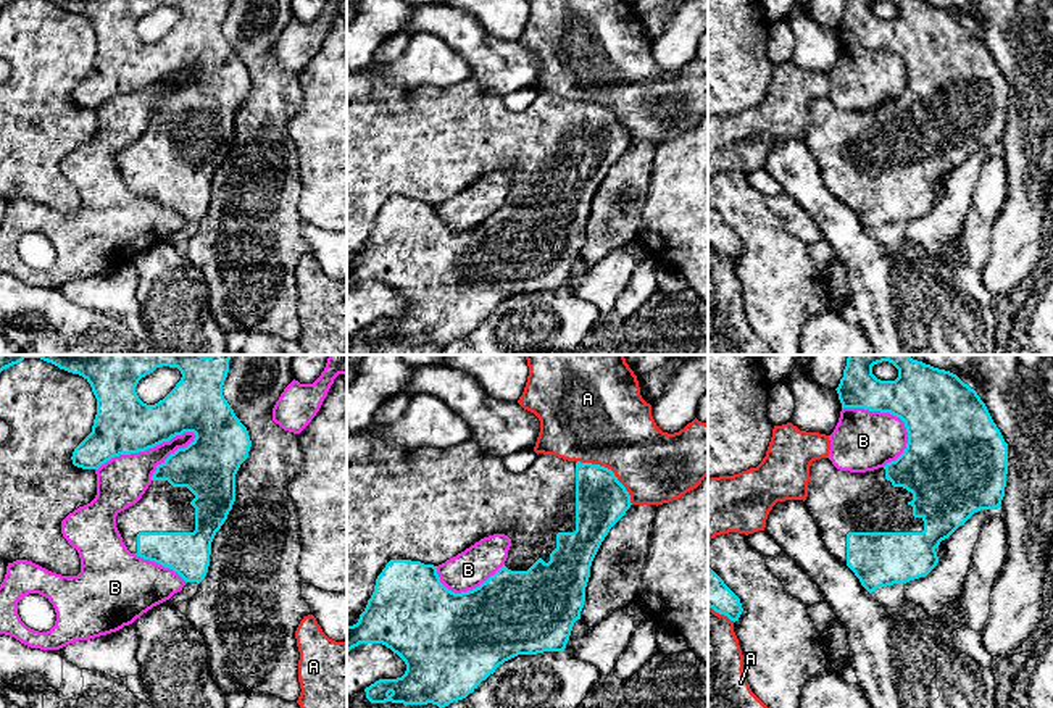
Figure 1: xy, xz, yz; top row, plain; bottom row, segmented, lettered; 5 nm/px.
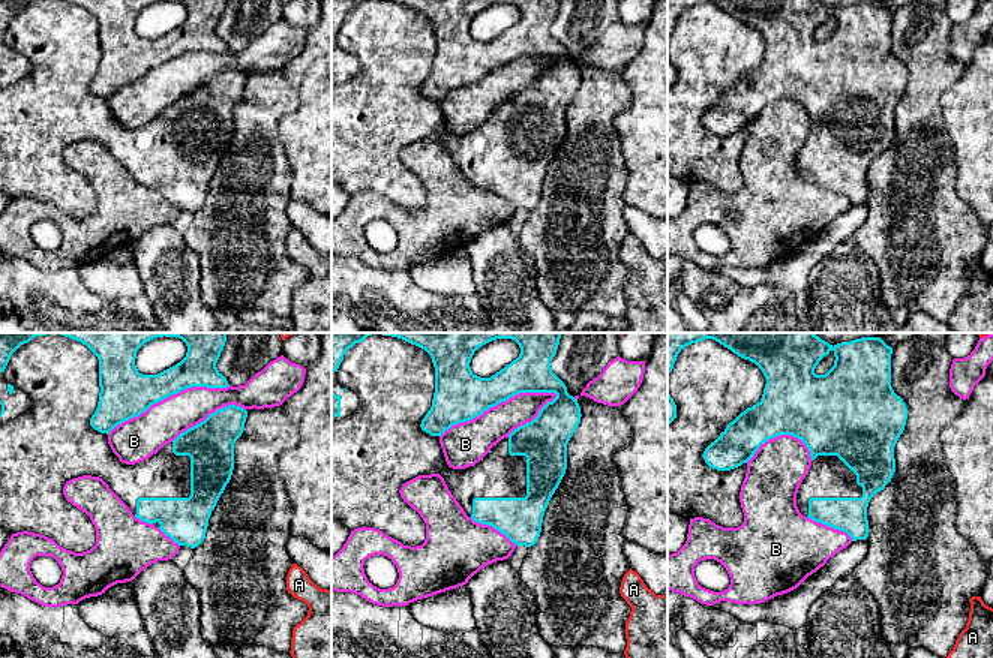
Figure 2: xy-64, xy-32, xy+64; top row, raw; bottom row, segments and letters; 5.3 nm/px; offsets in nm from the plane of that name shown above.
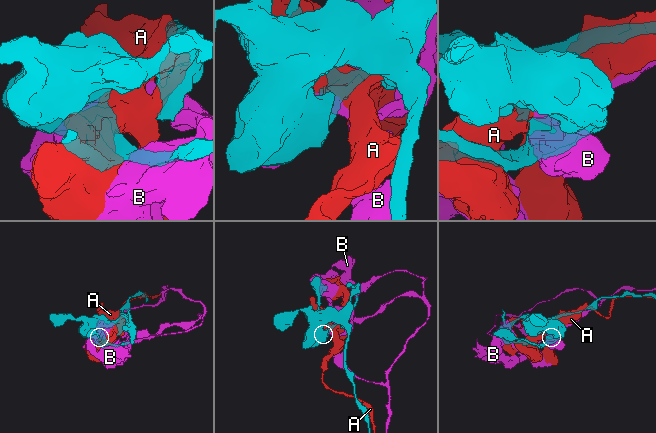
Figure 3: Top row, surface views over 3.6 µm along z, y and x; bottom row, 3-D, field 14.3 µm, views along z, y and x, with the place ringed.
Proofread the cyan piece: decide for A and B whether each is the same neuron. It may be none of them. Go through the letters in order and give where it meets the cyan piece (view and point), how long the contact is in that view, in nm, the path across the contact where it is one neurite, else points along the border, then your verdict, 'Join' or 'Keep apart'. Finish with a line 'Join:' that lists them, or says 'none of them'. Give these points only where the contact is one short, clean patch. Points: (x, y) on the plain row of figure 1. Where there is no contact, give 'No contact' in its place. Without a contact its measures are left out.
A: Touches cyan at xz (610, 108). Shared border 360 nm. Keep apart
B: Touches cyan at xy (145, 87). Shared border 550 nm. Keep apart
Join: none of them

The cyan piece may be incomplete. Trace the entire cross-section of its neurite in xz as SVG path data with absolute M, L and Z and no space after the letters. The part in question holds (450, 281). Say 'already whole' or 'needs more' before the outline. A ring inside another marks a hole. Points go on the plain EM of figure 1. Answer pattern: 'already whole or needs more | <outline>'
needs more | M360 68L347 74L347 290L360 282L382 282L397 292L406 303L406 310L402 316L379 318L366 326L366 337L371 342L432 342L442 348L453 340L466 337L500 303L518 294L564 290L572 264L581 258L592 200L610 168L626 153L631 144L631 134L626 126L611 108L600 103L576 102L555 94L539 92L526 110L514 113L505 106L502 97L484 92L472 77L448 87L406 87L397 81L387 82L374 77L369 68ZM493 173L505 173L511 177L505 203L472 229L461 232L448 229L440 221L437 205L464 190L481 177Z

